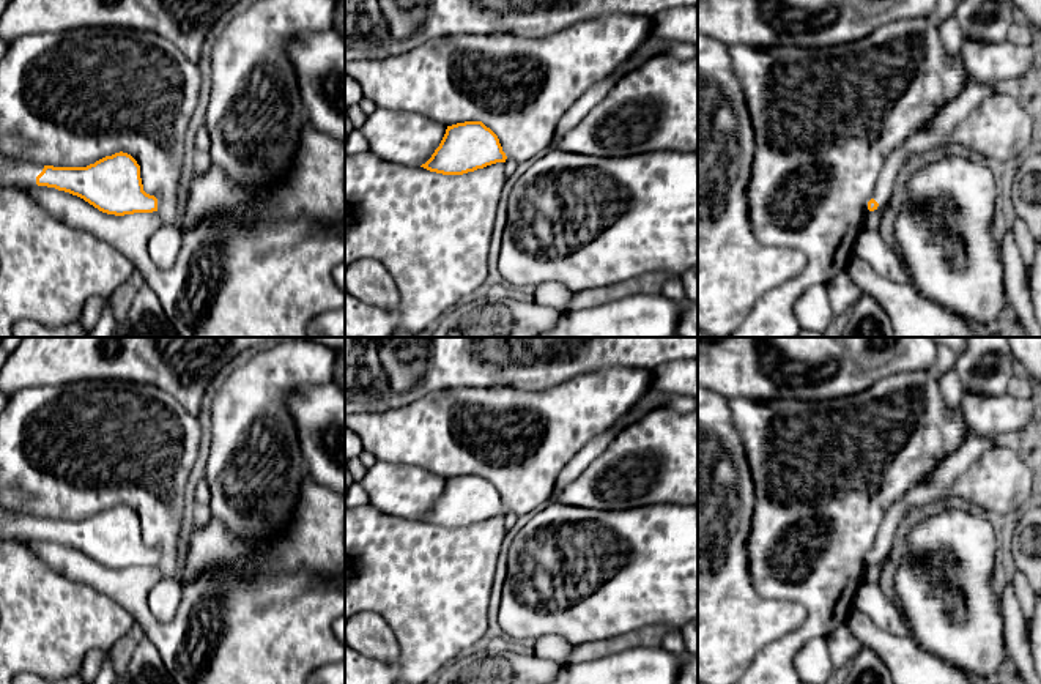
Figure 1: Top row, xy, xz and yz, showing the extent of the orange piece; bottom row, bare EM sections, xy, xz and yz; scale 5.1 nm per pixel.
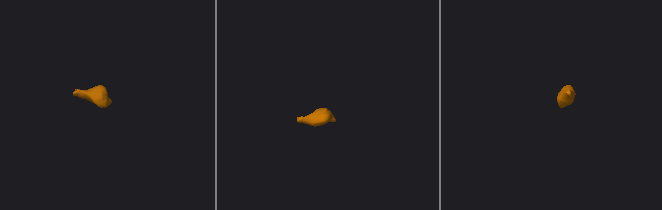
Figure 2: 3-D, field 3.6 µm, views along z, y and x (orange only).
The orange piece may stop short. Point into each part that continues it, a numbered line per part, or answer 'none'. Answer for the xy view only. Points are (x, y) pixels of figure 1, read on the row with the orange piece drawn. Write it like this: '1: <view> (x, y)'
1: xy (16, 172)

